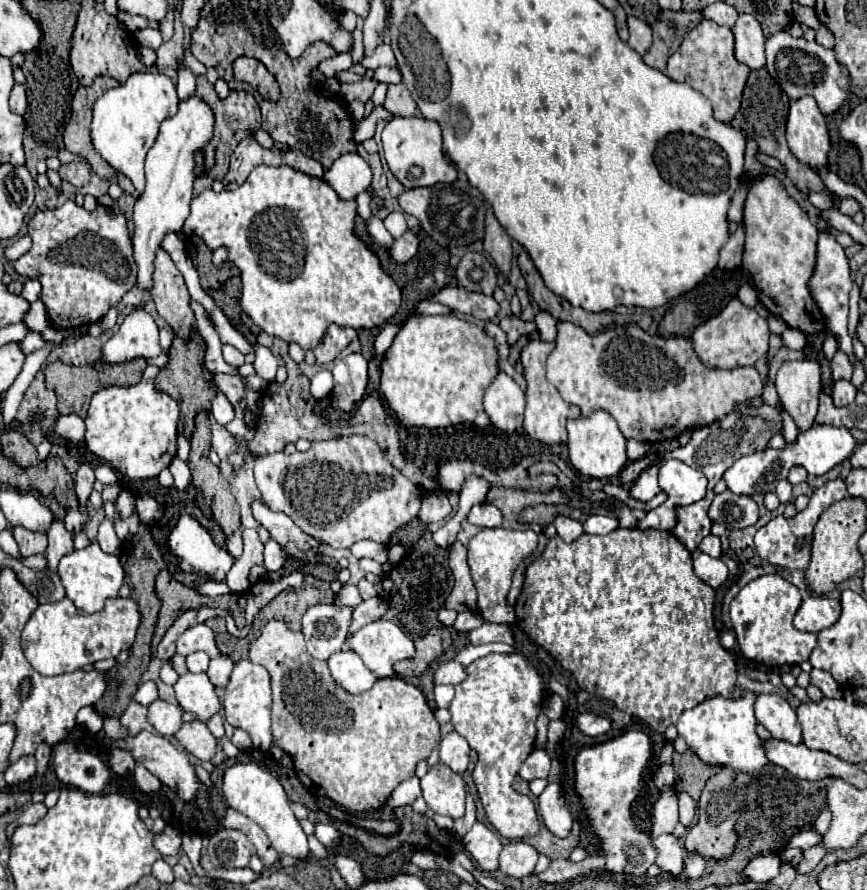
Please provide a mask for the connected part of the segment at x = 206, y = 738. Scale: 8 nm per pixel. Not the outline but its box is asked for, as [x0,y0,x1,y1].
[177,720,217,762]

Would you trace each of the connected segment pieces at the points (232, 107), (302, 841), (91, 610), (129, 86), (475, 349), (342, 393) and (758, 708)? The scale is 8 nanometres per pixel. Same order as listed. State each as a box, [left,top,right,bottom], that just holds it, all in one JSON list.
[[193,76,262,197],[223,764,309,858],[57,542,125,614],[91,72,177,192],[381,314,499,428],[333,354,368,412],[755,694,801,744]]

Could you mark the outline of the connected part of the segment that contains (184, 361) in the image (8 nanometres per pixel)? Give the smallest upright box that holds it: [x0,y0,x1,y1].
[155,330,217,440]

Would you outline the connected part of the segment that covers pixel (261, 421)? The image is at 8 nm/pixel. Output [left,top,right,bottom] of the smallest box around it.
[249,354,335,458]

